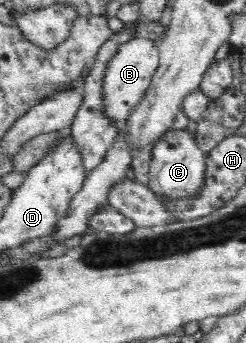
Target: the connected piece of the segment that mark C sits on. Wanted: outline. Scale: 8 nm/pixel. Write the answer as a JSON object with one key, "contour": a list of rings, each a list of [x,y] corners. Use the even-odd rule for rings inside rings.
{"contour":[[[168,130],[157,140],[152,152],[147,186],[157,196],[172,200],[185,200],[198,195],[203,188],[206,171],[206,155],[188,130]]]}

